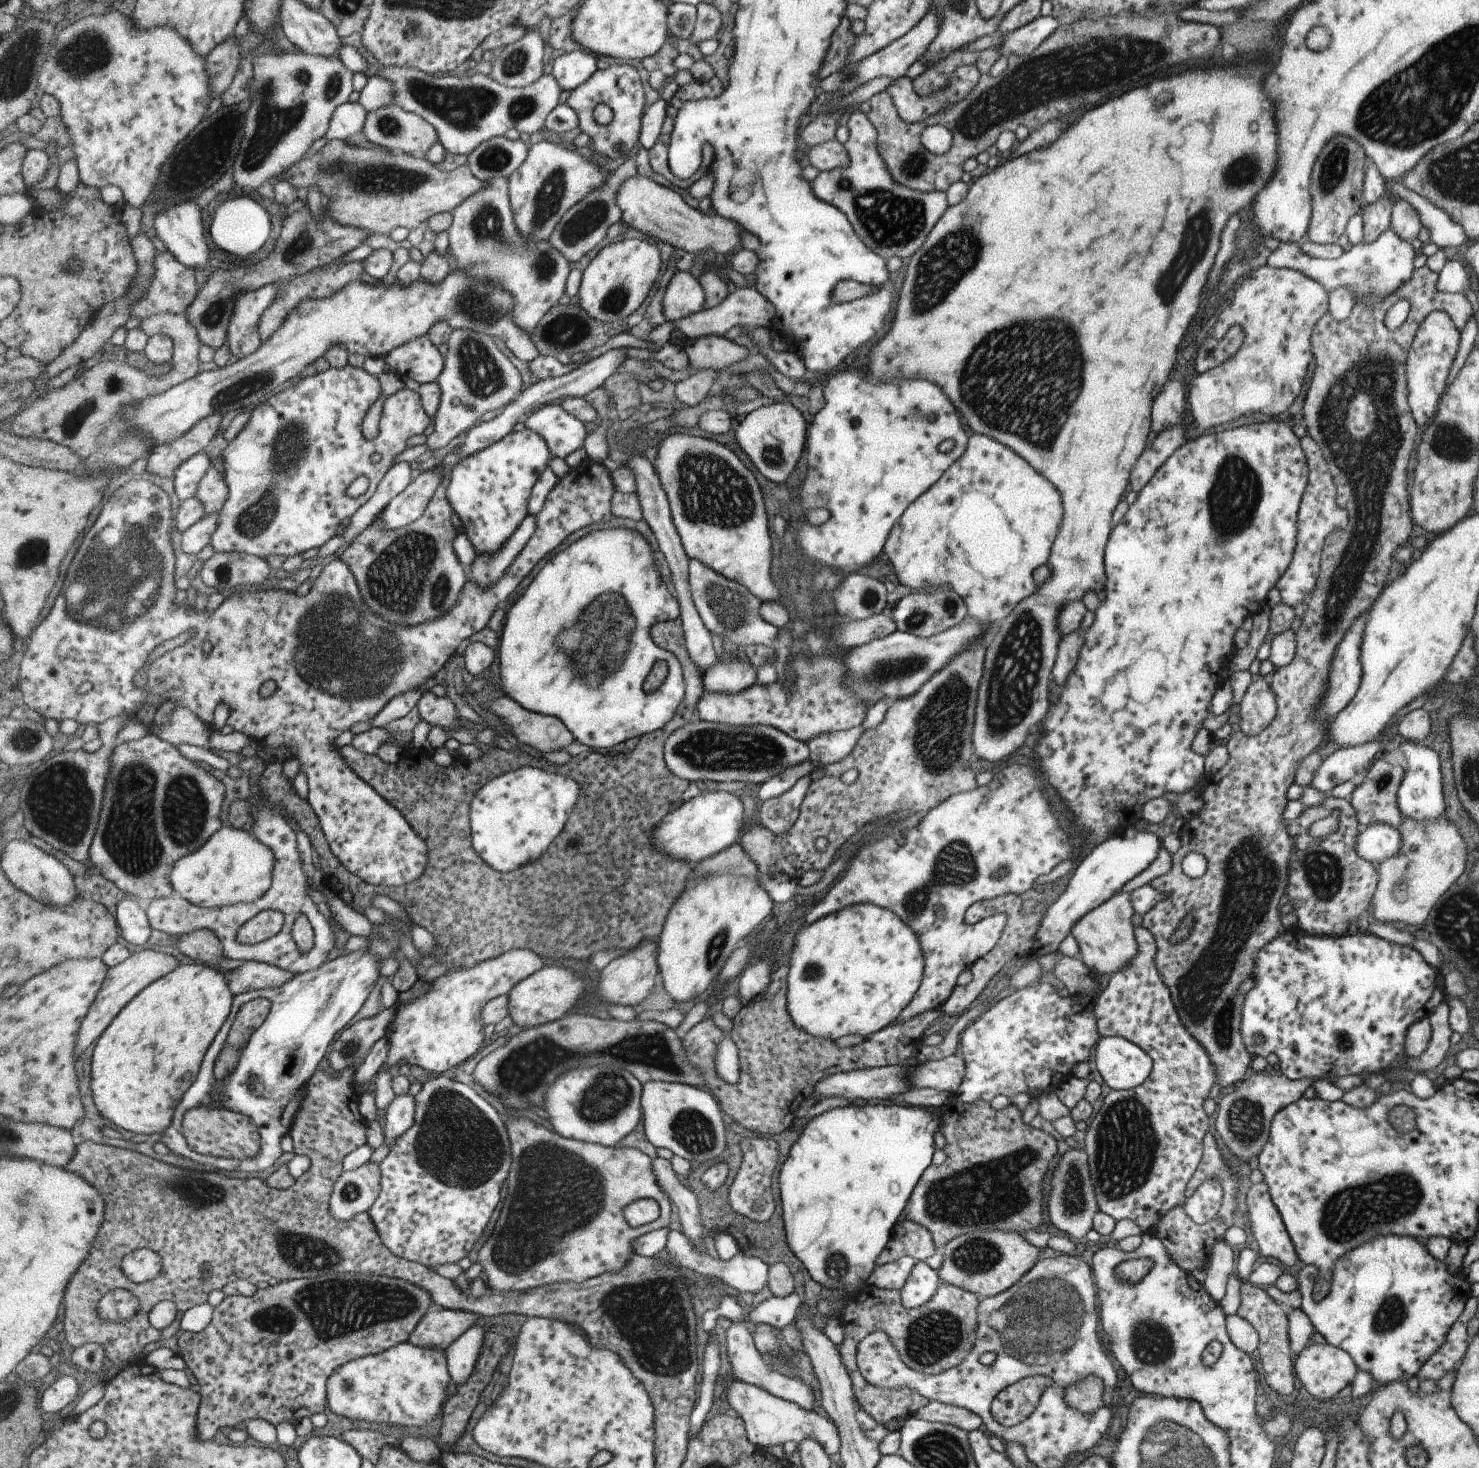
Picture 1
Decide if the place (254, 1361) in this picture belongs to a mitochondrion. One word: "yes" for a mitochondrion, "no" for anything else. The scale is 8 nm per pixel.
no

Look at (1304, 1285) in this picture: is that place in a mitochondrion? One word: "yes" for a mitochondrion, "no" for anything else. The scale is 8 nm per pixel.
no

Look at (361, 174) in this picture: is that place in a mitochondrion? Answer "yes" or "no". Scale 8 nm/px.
yes

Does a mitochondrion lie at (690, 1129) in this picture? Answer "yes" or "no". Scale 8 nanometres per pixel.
yes

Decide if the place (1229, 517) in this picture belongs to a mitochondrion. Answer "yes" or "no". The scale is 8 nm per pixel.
yes

